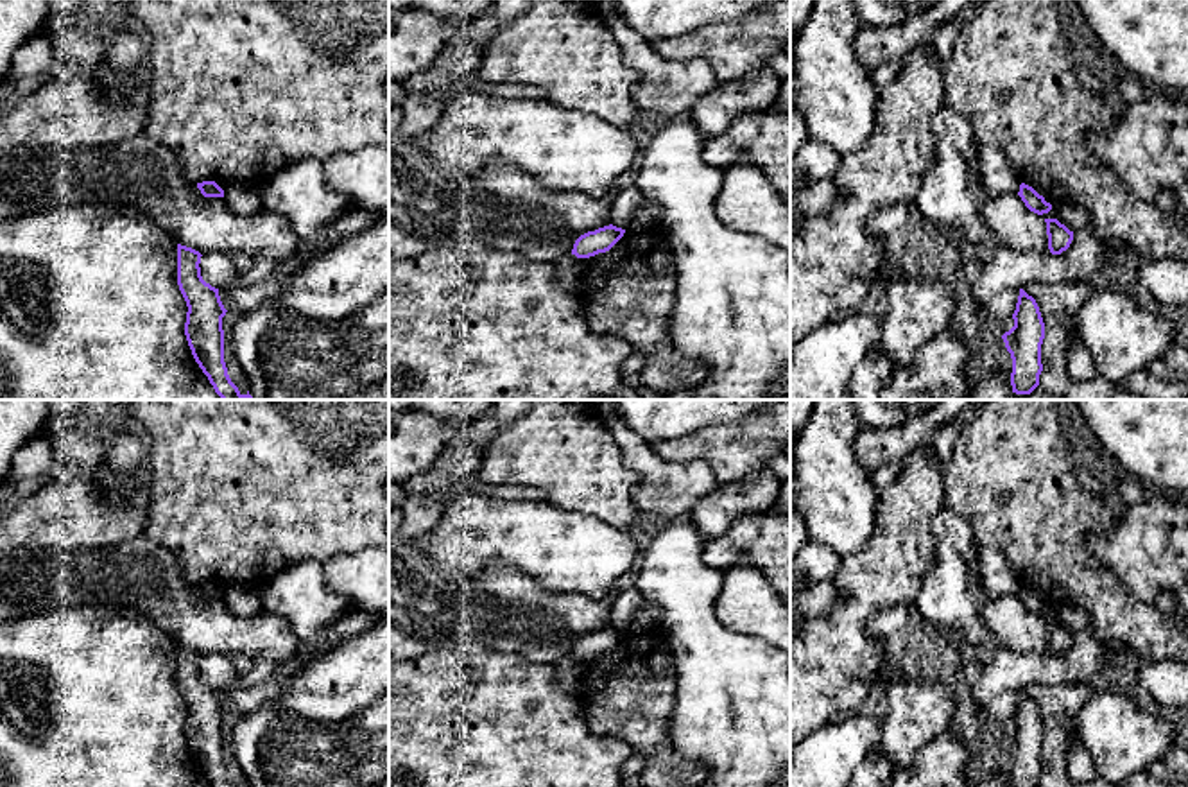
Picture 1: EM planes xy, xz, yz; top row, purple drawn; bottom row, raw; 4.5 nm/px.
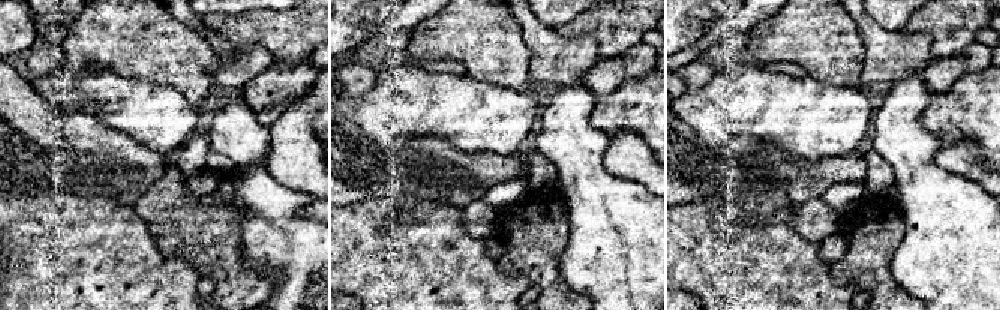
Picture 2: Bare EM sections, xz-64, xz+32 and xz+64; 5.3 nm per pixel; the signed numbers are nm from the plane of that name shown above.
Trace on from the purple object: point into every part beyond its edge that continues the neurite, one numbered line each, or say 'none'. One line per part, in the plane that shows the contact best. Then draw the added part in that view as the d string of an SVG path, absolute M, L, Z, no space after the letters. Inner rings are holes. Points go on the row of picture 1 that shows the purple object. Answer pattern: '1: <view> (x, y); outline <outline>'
none

